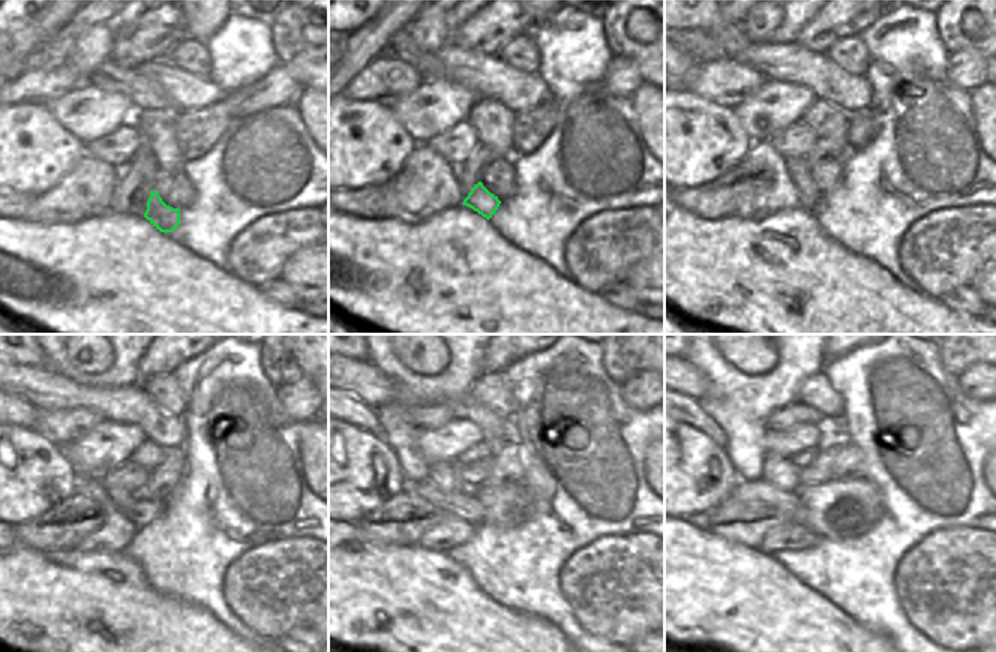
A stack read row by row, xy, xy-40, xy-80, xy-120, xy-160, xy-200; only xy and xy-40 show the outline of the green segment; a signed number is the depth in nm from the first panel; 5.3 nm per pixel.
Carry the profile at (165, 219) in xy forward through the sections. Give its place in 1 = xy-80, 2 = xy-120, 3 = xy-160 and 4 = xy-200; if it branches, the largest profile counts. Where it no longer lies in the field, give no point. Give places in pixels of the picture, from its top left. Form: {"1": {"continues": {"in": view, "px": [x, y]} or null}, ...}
{"1": {"continues": {"in": "xy-80", "px": [810, 195]}}, "2": {"continues": {"in": "xy-120", "px": [120, 496]}}, "3": {"continues": {"in": "xy-160", "px": [443, 474]}}, "4": {"continues": {"in": "xy-200", "px": [777, 471]}}}

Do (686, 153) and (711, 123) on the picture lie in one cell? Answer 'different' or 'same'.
same

